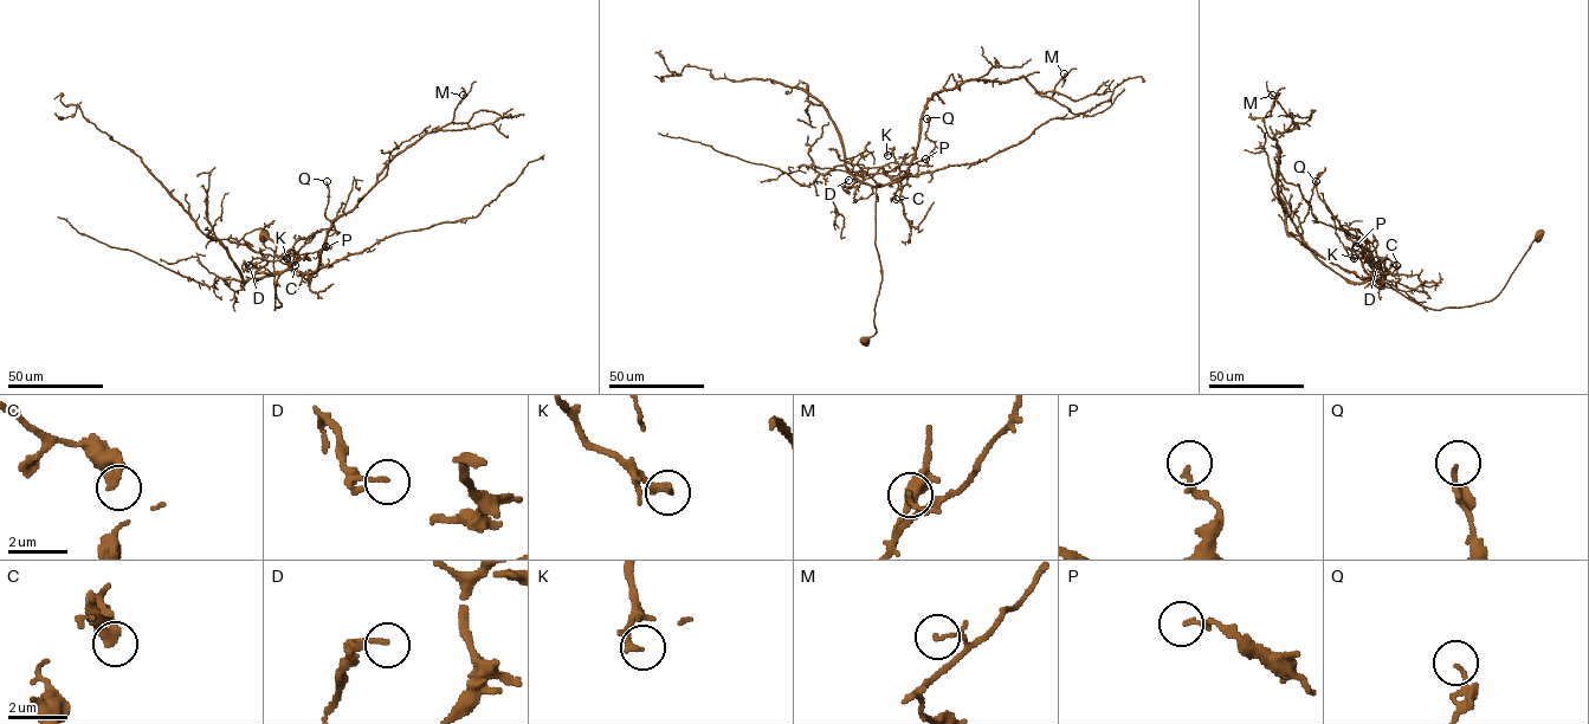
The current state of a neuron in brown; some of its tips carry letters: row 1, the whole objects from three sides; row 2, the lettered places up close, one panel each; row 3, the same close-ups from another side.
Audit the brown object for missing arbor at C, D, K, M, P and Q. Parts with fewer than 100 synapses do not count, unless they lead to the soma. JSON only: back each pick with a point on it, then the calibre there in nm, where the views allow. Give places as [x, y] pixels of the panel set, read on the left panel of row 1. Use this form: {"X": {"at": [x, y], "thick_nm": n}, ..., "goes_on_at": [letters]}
{"goes_on_at": []}

